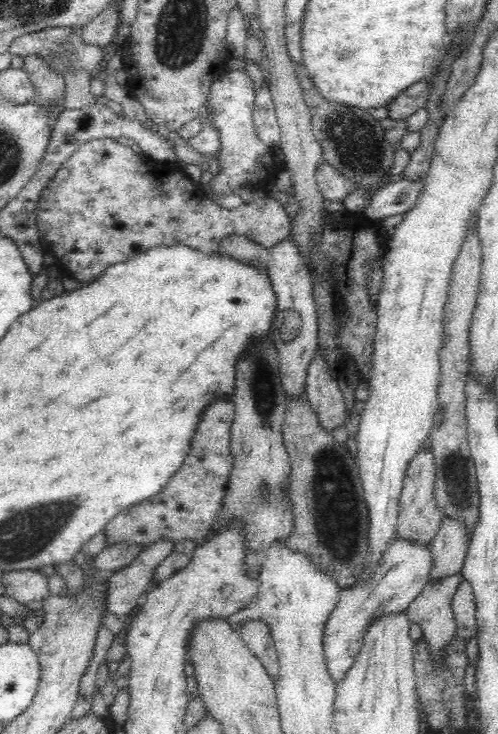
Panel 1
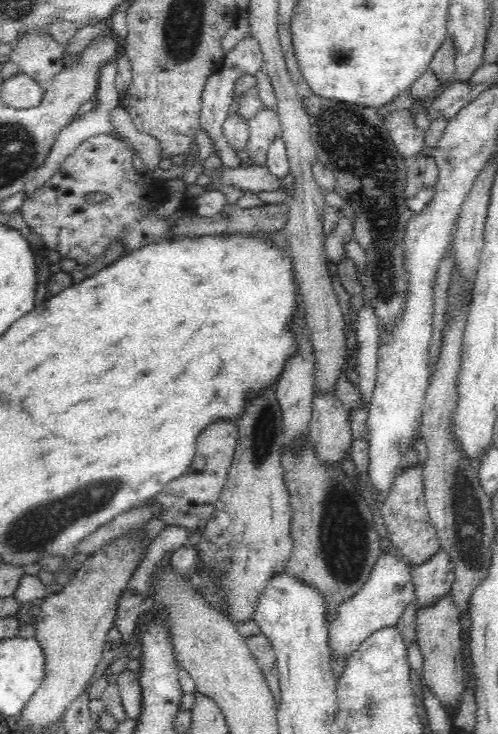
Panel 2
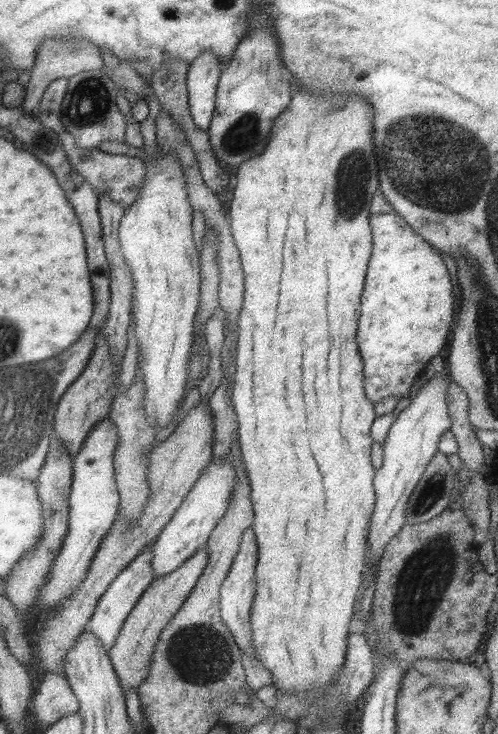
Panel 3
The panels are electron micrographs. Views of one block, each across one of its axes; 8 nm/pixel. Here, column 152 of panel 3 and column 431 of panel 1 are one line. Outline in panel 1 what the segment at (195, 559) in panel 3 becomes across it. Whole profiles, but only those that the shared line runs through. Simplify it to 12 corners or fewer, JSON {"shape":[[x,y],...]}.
{"shape":[[462,578],[430,579],[406,610],[434,656],[457,628],[451,600]]}

